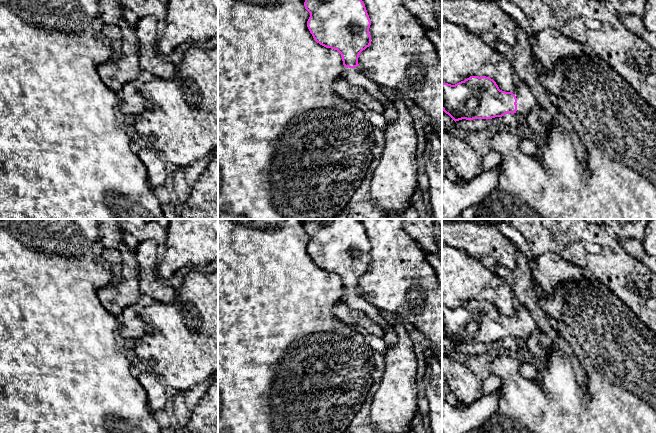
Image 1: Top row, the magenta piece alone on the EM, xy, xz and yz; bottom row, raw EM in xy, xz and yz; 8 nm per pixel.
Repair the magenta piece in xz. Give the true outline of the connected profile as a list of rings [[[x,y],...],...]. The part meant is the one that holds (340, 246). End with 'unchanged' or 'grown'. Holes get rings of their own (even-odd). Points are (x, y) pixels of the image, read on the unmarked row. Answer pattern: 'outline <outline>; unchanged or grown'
outline [[[304,219],[305,233],[310,237],[307,251],[320,269],[337,274],[344,289],[343,301],[370,317],[384,331],[388,345],[397,342],[397,333],[388,318],[370,304],[360,292],[360,277],[371,268],[371,245],[358,219]]]; grown

